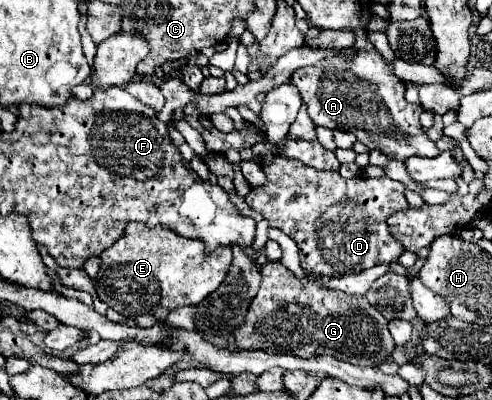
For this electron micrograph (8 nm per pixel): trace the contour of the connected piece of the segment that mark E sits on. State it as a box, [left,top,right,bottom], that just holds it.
[96,223,232,319]

